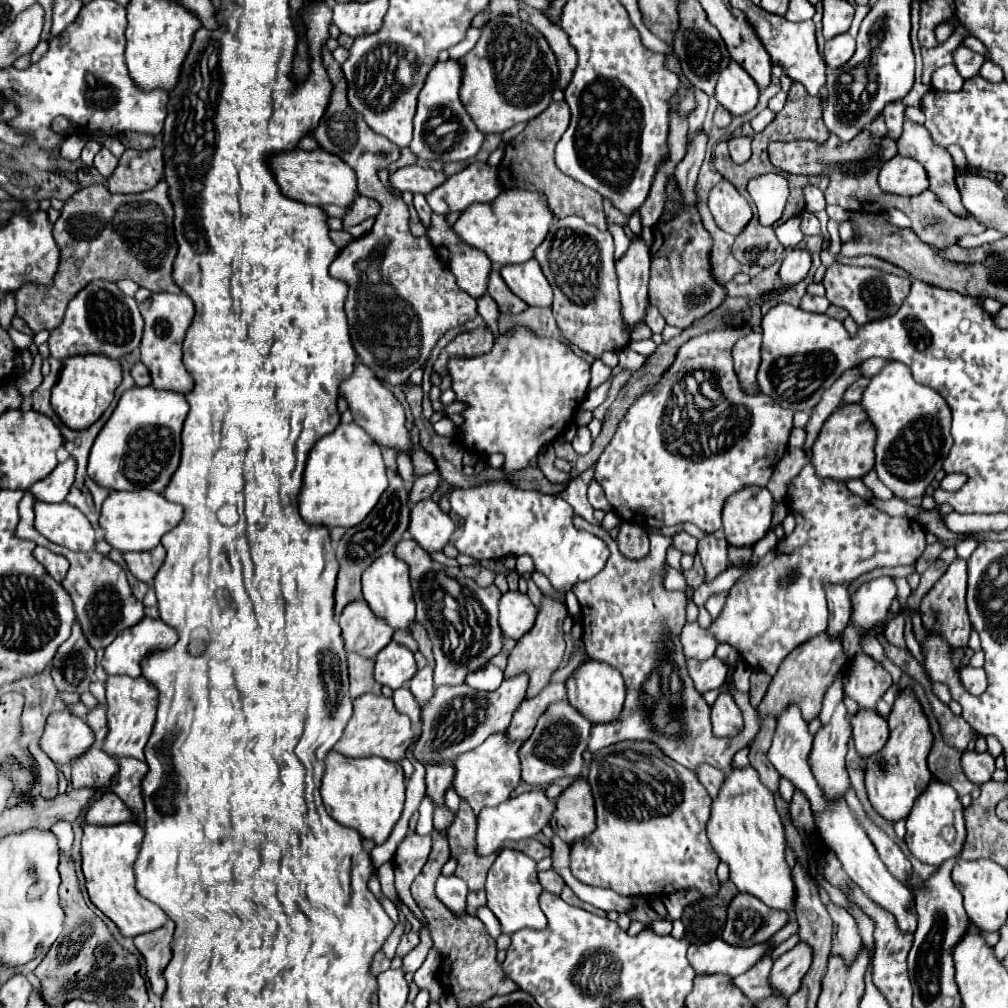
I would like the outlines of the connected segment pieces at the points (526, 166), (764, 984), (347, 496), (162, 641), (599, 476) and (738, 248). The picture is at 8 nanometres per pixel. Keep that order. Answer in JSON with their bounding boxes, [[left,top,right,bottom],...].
[[500,102,606,230],[732,956,772,1000],[298,422,388,528],[102,618,178,676],[594,324,794,532],[732,216,784,268]]

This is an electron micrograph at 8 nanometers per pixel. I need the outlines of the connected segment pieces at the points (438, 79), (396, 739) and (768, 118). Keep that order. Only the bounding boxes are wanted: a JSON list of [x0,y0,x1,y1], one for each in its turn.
[[410,60,484,162],[334,694,416,762],[750,108,775,133]]

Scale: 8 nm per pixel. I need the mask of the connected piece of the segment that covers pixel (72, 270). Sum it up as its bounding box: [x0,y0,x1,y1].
[16,180,182,334]

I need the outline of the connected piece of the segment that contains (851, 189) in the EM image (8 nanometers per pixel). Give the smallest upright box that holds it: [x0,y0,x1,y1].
[768,130,982,250]

